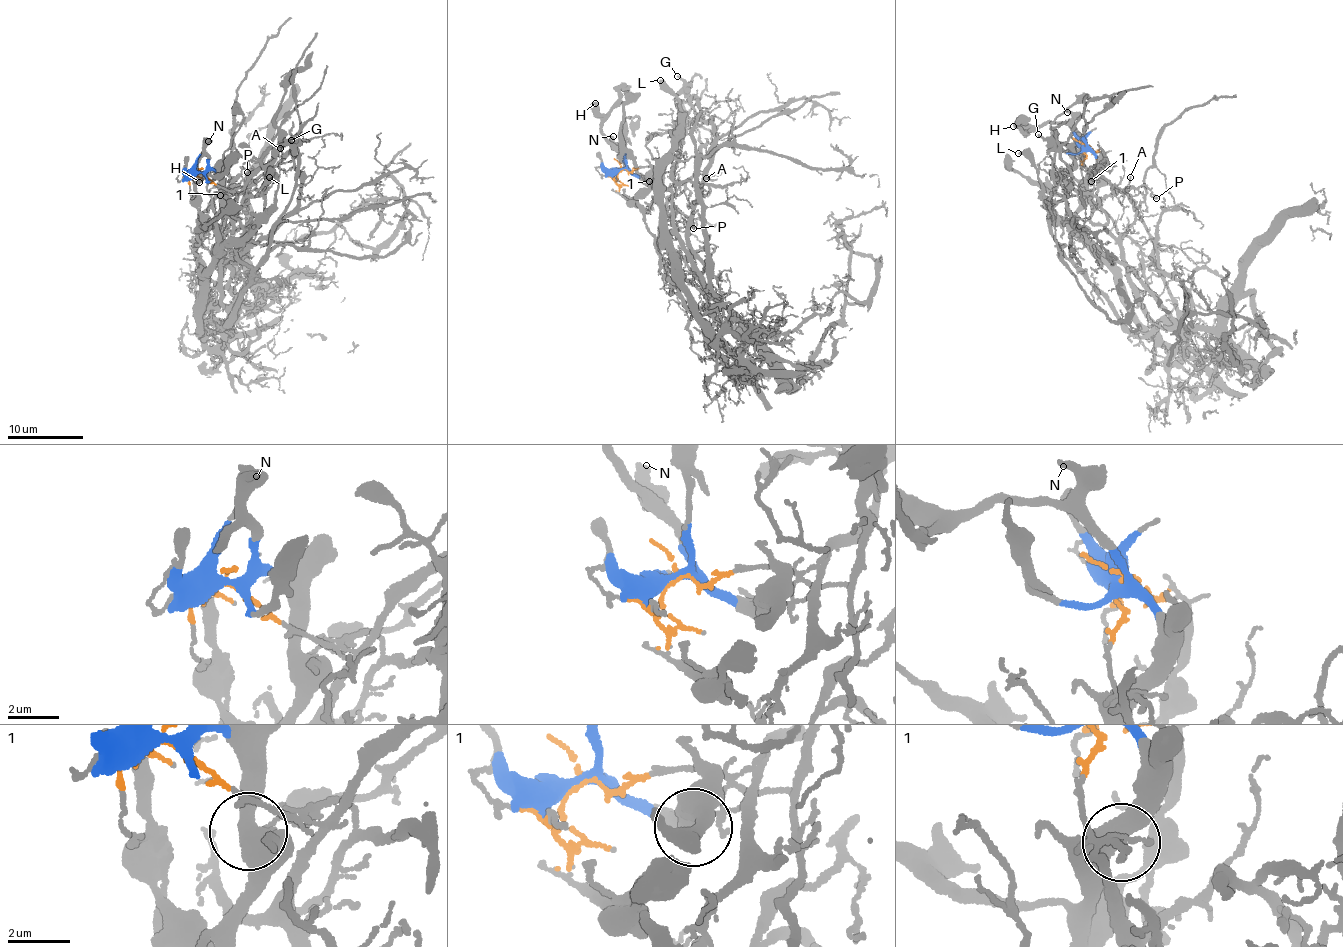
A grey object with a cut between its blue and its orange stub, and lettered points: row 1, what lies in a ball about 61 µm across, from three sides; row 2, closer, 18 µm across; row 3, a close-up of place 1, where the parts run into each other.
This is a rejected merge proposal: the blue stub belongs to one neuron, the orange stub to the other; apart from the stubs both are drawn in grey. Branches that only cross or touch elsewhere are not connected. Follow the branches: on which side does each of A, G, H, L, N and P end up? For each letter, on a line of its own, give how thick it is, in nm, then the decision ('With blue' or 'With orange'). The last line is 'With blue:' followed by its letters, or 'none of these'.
A: Thickness 150 nm. With orange
G: Thickness 200 nm. With blue
H: Thickness 650 nm. With blue
L: Thickness 400 nm. With blue
N: Thickness 400 nm. With blue
P: Thickness 160 nm. With orange
With blue: G, H, L, N

